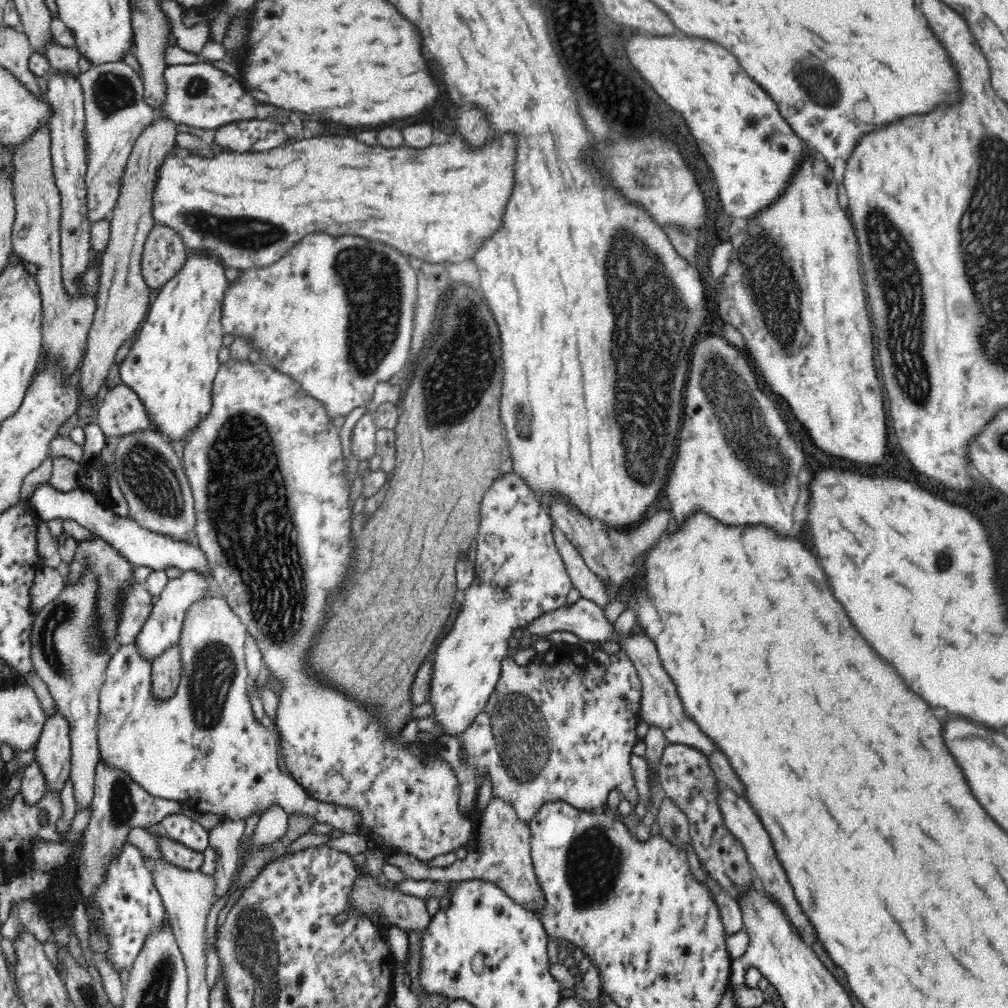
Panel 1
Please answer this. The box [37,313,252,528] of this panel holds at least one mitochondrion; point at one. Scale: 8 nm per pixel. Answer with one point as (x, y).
(150, 476)

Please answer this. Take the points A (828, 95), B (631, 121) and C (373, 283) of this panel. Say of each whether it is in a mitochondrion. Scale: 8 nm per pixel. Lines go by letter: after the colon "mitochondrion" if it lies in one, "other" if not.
A: mitochondrion
B: other
C: mitochondrion

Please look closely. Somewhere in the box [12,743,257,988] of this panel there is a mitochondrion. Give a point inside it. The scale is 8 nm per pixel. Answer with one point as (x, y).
(122, 807)

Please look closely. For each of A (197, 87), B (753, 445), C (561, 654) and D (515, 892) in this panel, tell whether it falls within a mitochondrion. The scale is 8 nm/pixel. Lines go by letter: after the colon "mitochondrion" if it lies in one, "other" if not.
A: mitochondrion
B: mitochondrion
C: other
D: other

